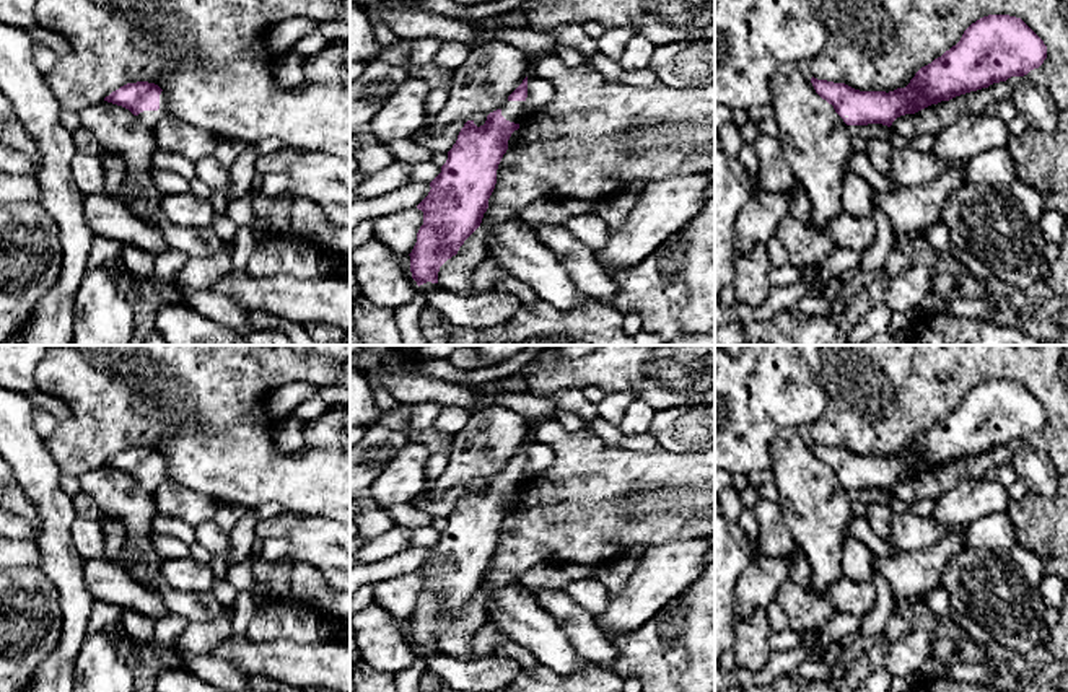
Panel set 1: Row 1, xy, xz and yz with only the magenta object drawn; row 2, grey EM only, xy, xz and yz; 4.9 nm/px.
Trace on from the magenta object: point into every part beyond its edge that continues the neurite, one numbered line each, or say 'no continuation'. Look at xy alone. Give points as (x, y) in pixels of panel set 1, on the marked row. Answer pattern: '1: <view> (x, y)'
1: xy (148, 118)

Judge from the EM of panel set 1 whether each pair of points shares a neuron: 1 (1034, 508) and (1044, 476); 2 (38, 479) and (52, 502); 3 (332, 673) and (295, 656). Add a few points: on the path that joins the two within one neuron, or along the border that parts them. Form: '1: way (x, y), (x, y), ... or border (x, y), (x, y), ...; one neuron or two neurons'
1: border (1029, 490), (1050, 497); two neurons
2: way (41, 484), (48, 497); one neuron
3: way (323, 665), (305, 665); one neuron

